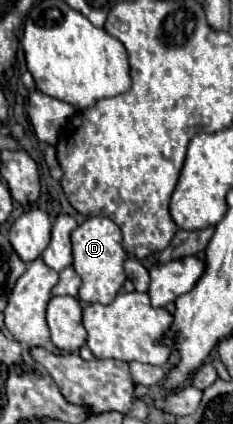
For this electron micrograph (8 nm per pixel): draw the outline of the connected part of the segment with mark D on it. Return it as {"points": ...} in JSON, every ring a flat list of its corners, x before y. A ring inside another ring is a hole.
{"points":[[91,216,71,232,71,244,73,244,73,268,83,280,83,286,79,288,79,300,87,304,113,302,113,298,119,294,125,282,123,272,125,250,121,246,119,226,111,218]]}

